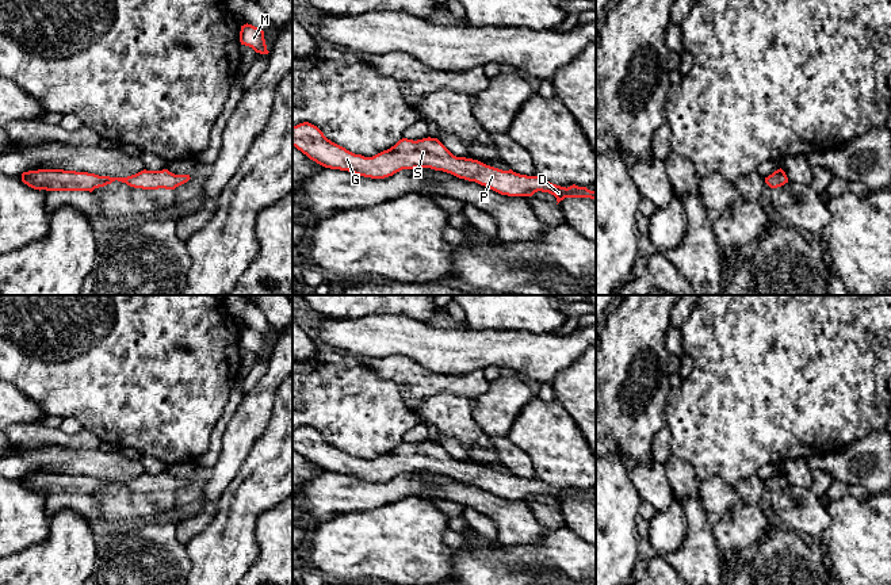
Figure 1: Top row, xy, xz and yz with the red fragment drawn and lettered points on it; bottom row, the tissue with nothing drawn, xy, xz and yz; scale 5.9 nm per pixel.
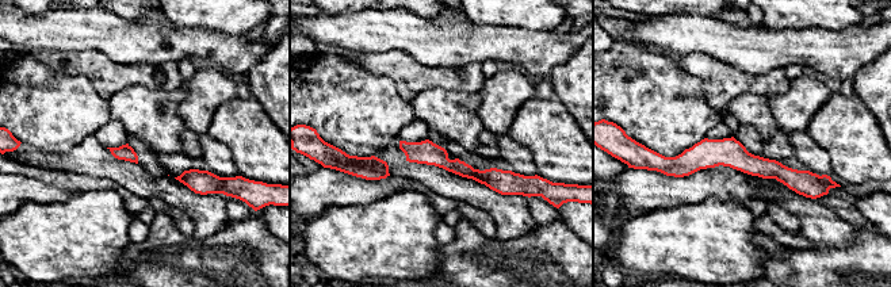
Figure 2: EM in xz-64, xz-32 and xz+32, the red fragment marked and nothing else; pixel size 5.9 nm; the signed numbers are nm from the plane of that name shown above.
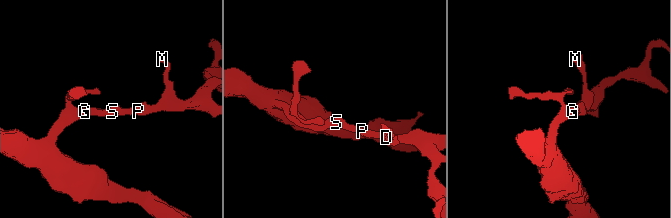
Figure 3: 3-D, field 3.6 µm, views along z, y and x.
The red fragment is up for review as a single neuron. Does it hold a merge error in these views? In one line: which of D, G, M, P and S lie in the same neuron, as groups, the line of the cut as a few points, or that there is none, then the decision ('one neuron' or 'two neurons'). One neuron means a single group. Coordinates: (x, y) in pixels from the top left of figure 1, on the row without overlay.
D G M P S; no cut; one neuron

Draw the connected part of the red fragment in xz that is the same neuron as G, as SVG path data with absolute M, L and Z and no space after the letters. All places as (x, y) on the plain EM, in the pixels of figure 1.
M309 425L292 429L292 450L306 458L310 463L317 467L330 471L348 474L359 479L371 482L385 482L393 479L402 473L414 471L431 471L435 474L443 474L451 477L459 482L469 485L475 485L481 489L489 490L490 493L508 500L532 500L535 496L548 496L557 501L559 506L565 501L590 501L596 502L596 494L590 494L586 490L578 490L575 488L570 490L561 490L552 488L539 479L527 479L509 474L502 474L490 469L486 469L478 463L456 460L454 459L437 441L422 441L422 443L399 443L394 450L383 454L372 460L364 460L362 458L355 458L345 451L328 443L324 436L314 428Z

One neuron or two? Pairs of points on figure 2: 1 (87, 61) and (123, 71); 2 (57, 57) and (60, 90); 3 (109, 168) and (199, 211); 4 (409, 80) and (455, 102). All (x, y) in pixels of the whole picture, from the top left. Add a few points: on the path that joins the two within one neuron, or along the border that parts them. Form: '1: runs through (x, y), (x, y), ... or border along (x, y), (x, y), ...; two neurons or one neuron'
1: runs through (96, 67), (100, 71), (114, 71); one neuron
2: border along (31, 53), (54, 69), (88, 80); two neurons
3: runs through (132, 176), (144, 186), (164, 187), (176, 195); one neuron
4: border along (461, 90), (432, 87), (421, 91), (410, 102); two neurons

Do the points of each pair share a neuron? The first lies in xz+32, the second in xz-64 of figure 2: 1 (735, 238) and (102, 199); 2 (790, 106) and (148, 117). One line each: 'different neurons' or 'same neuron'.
1: same neuron
2: different neurons

